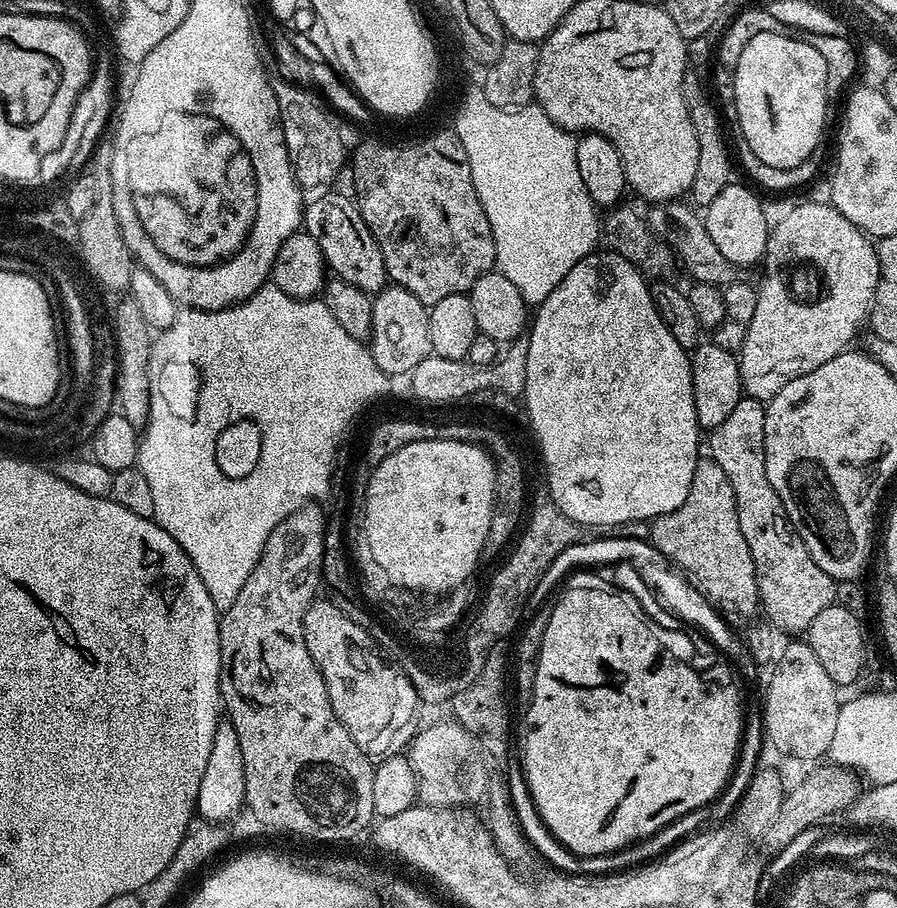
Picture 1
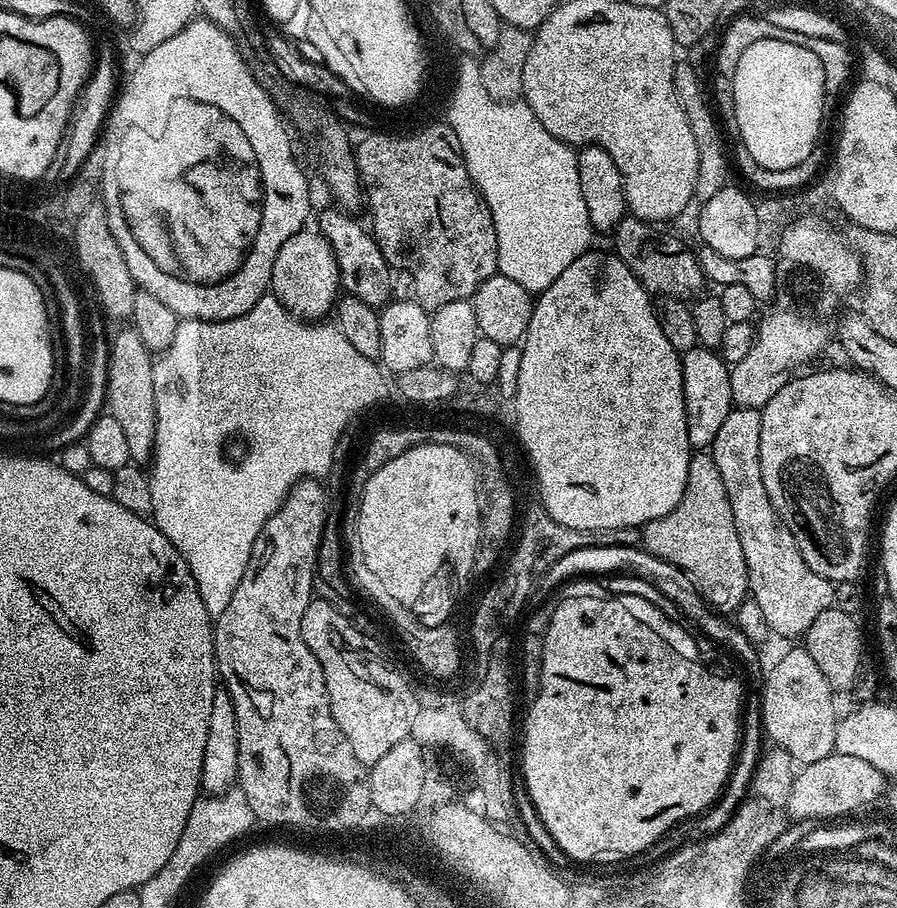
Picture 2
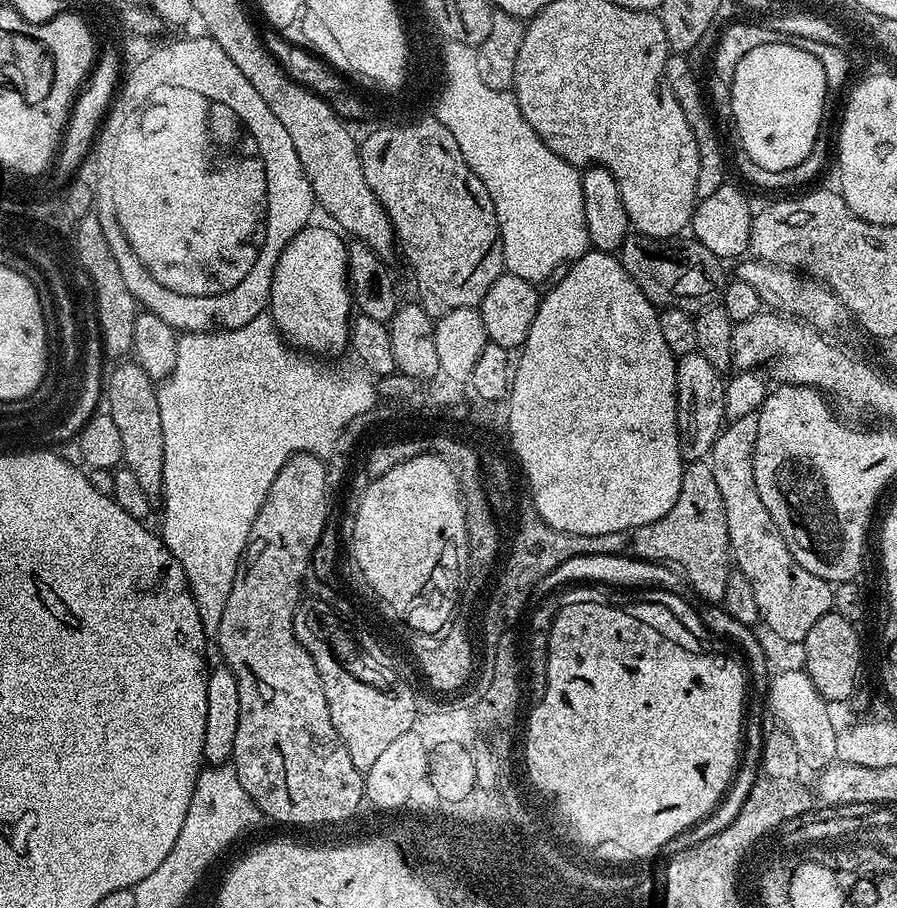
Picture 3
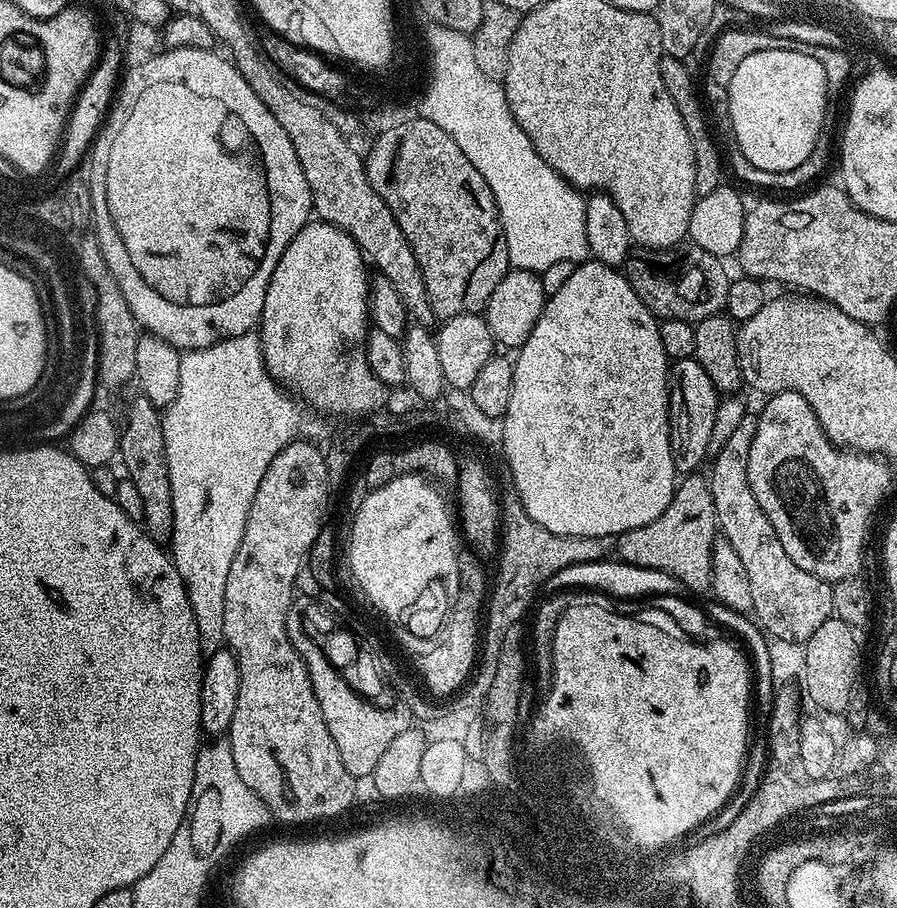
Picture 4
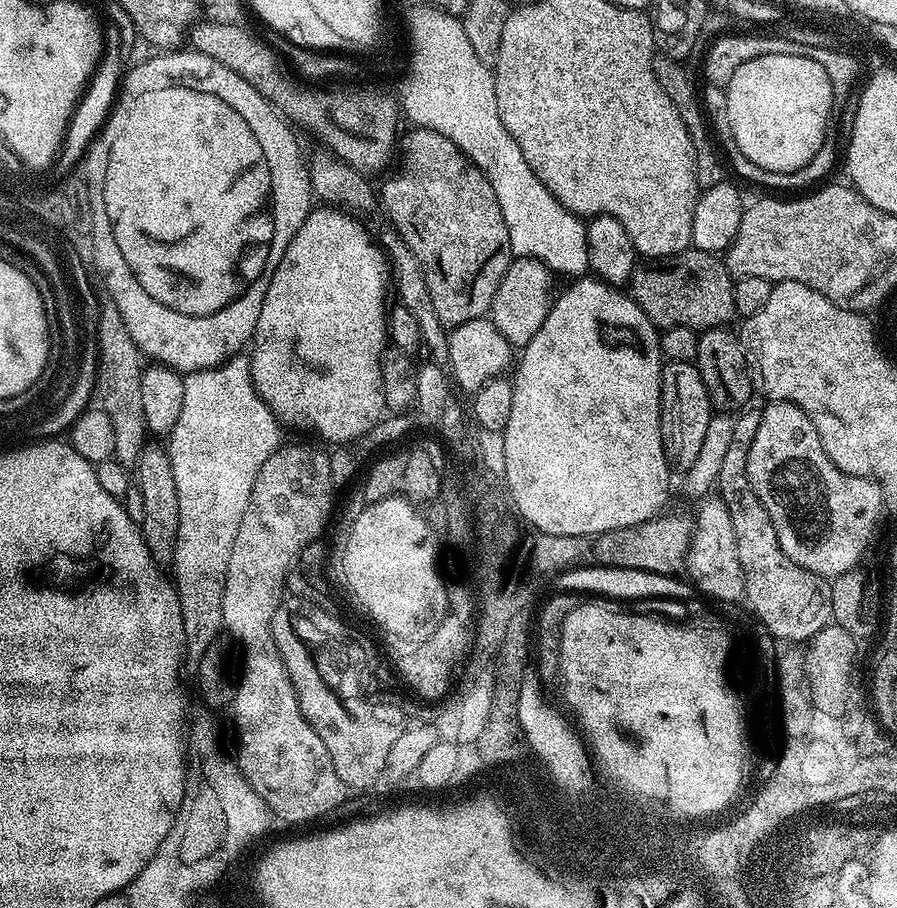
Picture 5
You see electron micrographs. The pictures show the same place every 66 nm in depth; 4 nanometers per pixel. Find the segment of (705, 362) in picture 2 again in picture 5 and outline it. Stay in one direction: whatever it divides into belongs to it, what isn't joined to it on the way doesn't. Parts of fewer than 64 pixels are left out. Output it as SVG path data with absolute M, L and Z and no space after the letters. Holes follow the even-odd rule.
M667 361L660 371L660 421L662 446L669 469L676 471L677 468L680 474L686 474L690 466L694 466L698 450L702 447L702 437L706 434L706 426L710 426L713 414L706 386L702 386L702 374L698 374L695 363Z

